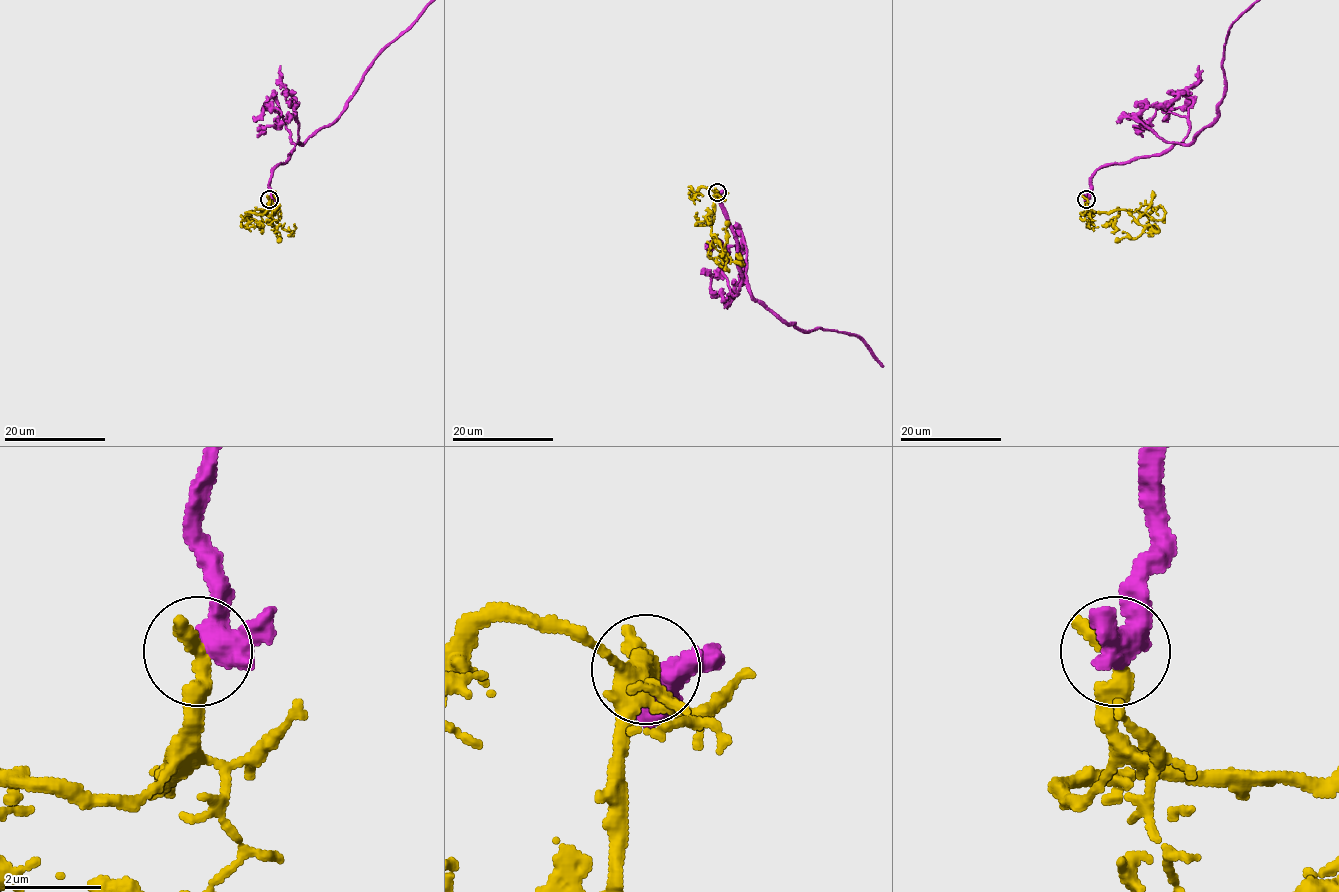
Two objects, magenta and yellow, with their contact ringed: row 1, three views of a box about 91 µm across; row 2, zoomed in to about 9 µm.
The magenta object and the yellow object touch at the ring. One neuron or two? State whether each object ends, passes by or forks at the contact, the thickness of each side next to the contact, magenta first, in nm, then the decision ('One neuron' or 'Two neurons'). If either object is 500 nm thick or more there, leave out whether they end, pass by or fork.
At the ring magenta forks. At the ring yellow ends. Thickness 360 nm (magenta) against 480 nm. Two neurons

